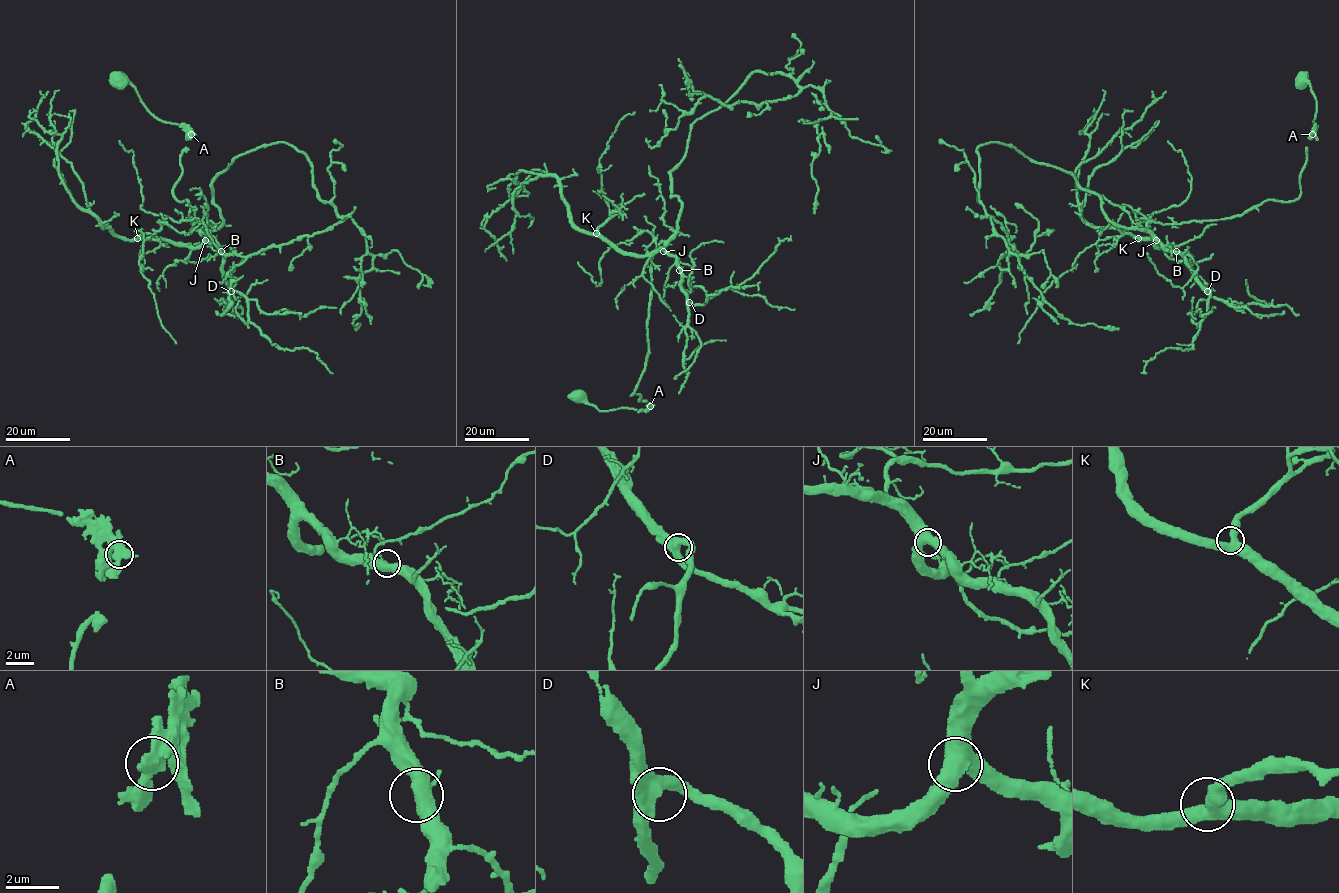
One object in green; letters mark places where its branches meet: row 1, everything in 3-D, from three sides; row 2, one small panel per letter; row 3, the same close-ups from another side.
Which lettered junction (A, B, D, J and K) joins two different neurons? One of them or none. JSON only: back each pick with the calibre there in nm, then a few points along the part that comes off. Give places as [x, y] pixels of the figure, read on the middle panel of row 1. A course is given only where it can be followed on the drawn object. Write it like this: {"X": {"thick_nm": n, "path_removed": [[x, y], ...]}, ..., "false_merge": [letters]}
{"false_merge": []}

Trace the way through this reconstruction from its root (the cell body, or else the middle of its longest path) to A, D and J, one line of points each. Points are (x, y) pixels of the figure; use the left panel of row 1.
A: (119, 81), (128, 81), (140, 101), (156, 117), (184, 126), (191, 133)
D: (119, 81), (189, 134), (173, 196), (187, 201), (188, 218), (221, 251), (231, 291)
J: (119, 81), (128, 81), (156, 117), (189, 134), (173, 196), (187, 201), (188, 218), (206, 228), (205, 240)

